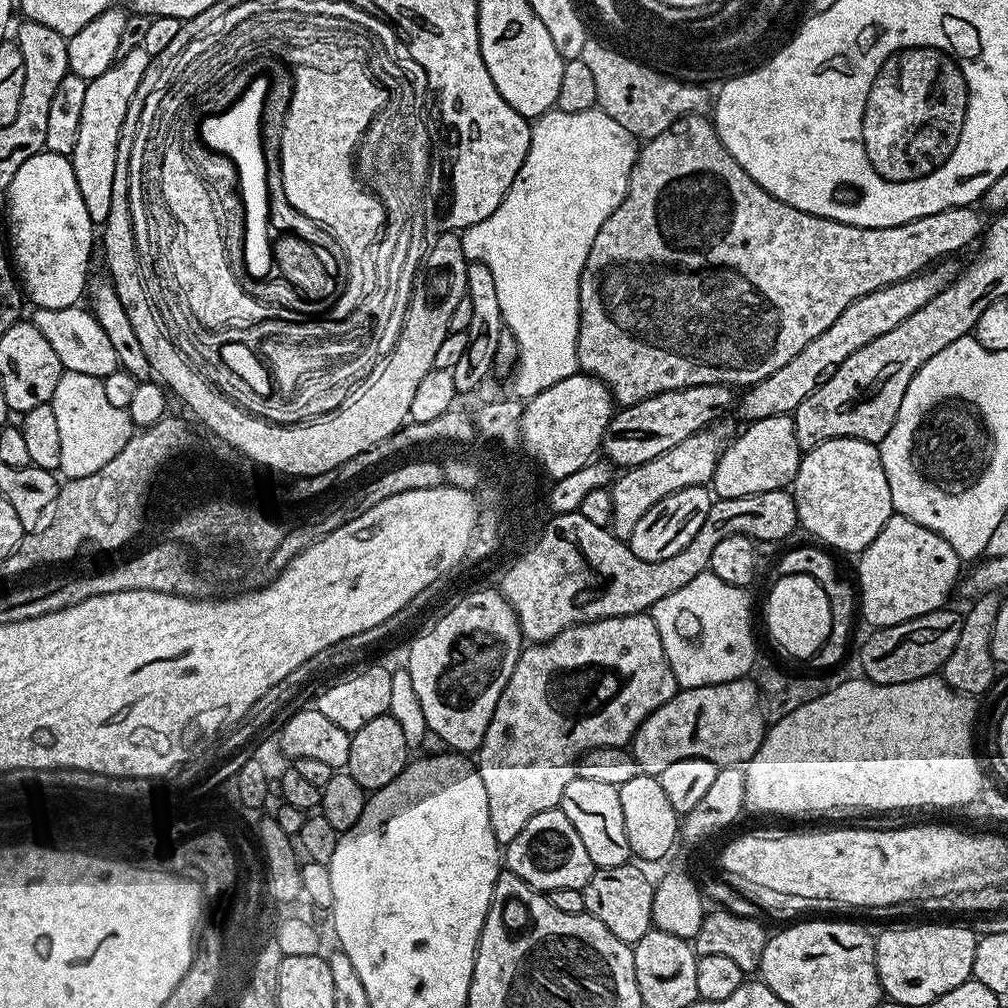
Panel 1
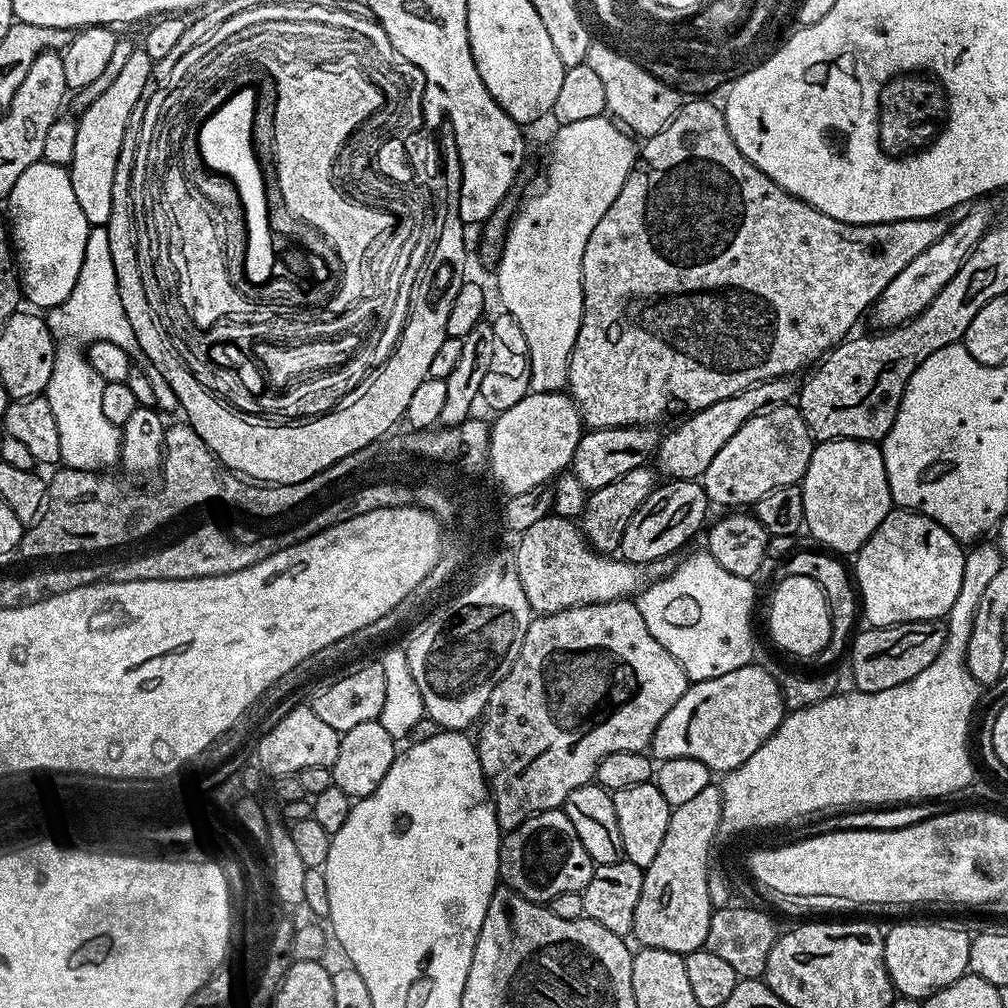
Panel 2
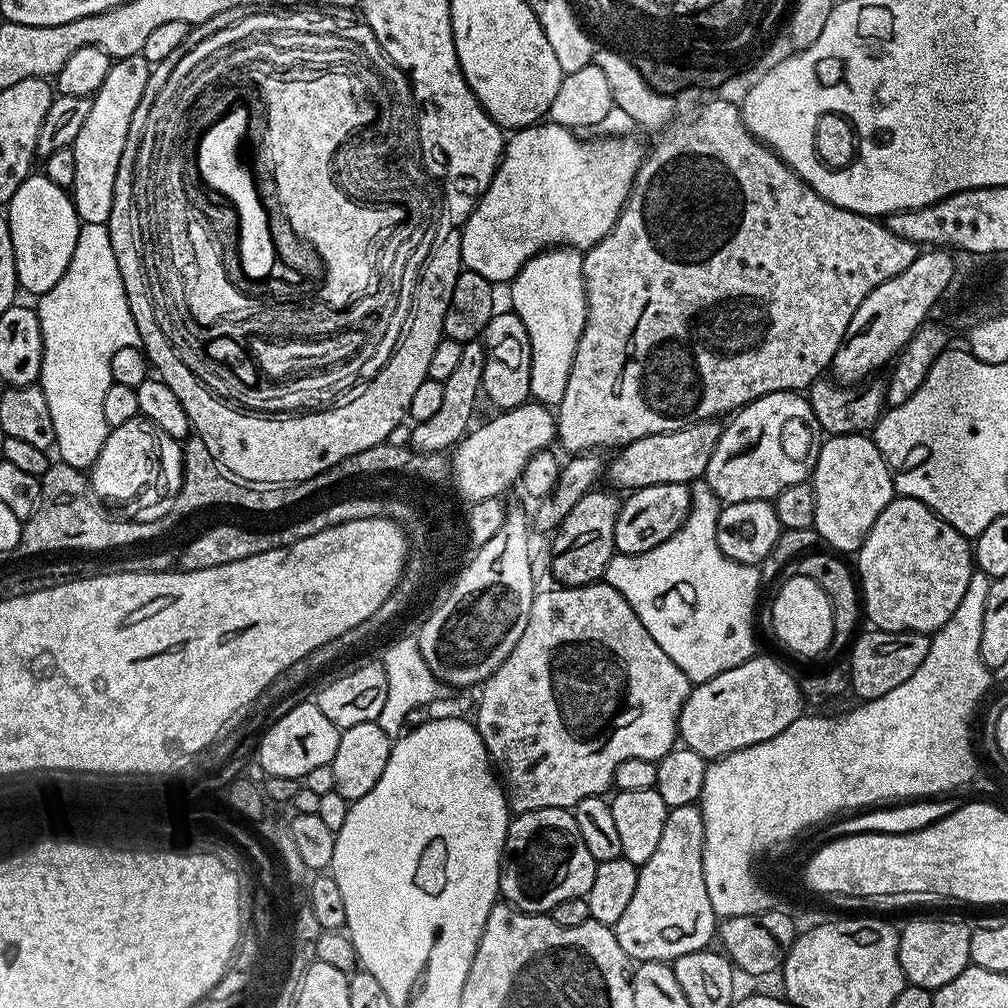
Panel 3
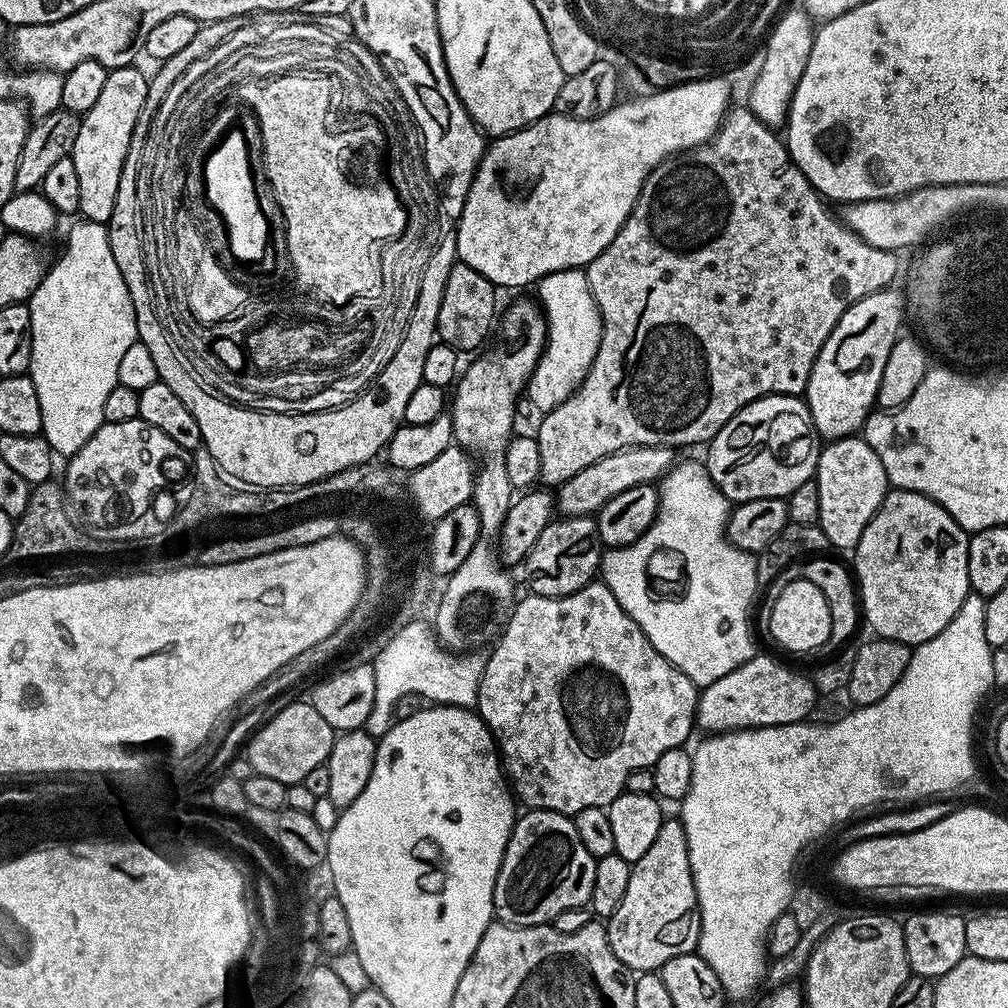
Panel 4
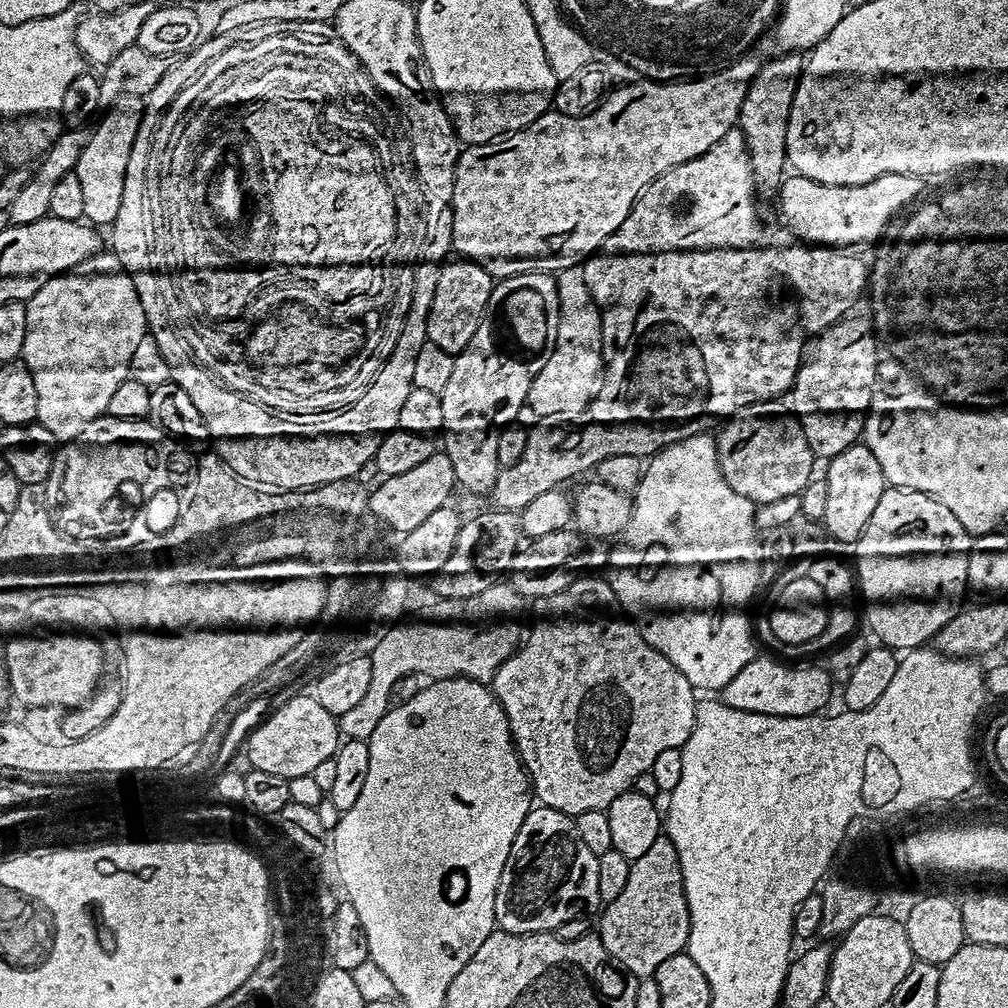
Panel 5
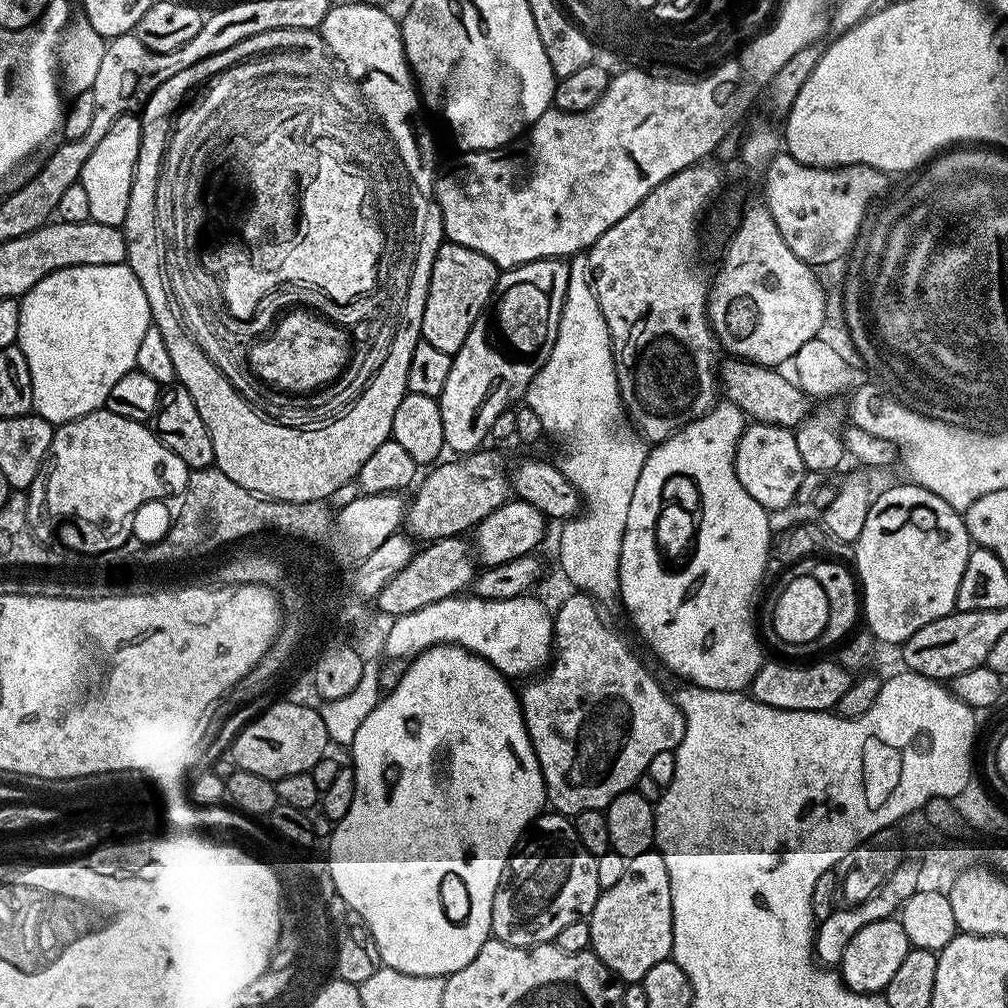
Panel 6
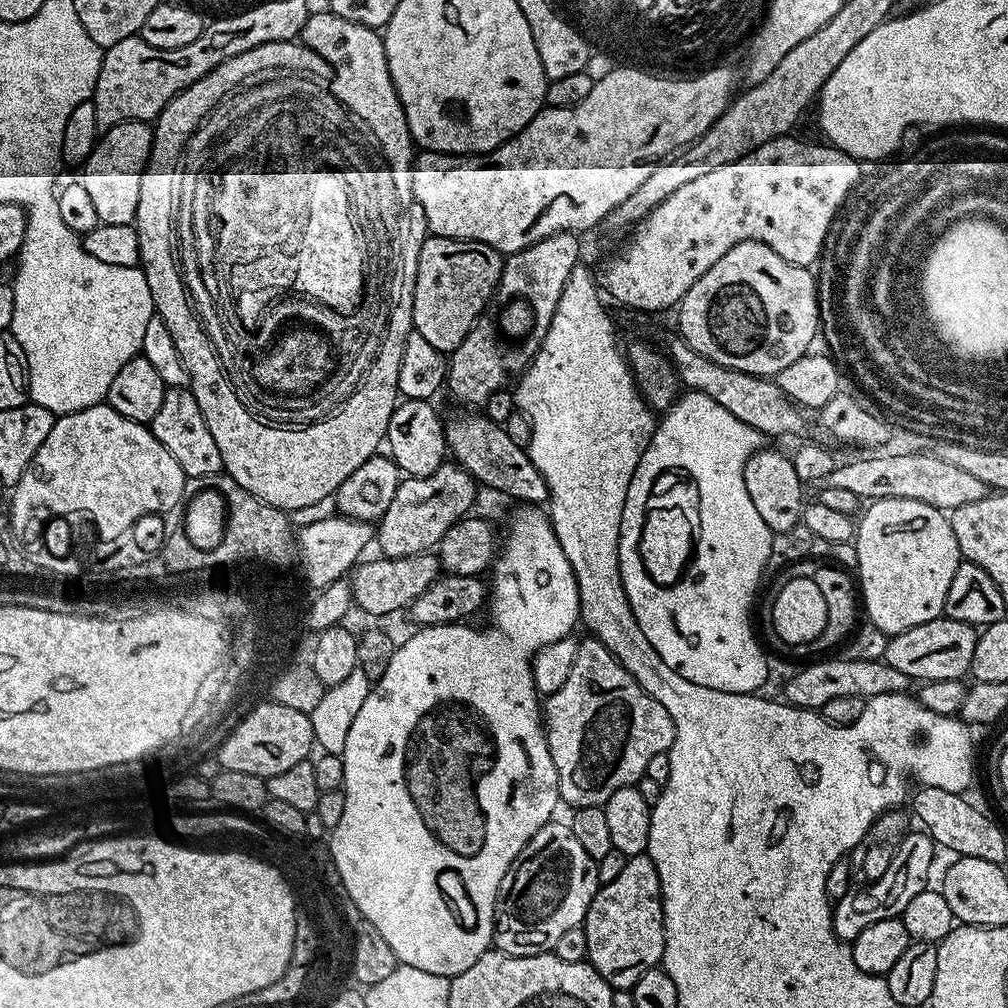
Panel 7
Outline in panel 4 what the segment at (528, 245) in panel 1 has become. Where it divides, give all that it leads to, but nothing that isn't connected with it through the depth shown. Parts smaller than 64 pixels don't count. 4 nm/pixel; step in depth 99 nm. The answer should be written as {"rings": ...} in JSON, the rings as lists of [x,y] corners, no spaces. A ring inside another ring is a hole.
{"rings":[[[579,268],[562,270],[543,276],[535,285],[535,295],[548,321],[548,344],[540,355],[538,366],[533,370],[526,385],[526,399],[543,413],[554,410],[566,402],[586,378],[602,338],[600,311],[588,288],[588,273]]]}

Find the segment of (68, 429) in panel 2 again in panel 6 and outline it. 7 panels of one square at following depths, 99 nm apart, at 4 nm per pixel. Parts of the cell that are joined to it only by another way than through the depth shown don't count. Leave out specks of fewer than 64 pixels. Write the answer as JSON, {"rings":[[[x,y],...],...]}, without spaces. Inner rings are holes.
{"rings":[[[125,262],[114,266],[70,266],[63,268],[39,280],[25,296],[19,297],[19,302],[20,313],[18,314],[16,343],[19,344],[22,354],[26,354],[26,366],[30,366],[30,382],[34,390],[32,406],[35,415],[42,417],[53,426],[59,426],[71,420],[82,418],[91,412],[101,411],[107,405],[110,390],[114,390],[118,378],[122,378],[122,374],[131,372],[136,368],[138,346],[142,343],[142,337],[146,334],[146,330],[153,327],[152,311],[146,302],[146,290],[142,290],[142,282],[138,282],[131,266]]]}

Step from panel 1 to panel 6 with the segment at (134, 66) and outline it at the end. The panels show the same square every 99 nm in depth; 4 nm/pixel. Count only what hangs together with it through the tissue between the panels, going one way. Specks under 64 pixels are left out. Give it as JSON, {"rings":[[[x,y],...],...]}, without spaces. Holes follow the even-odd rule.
{"rings":[[[139,115],[120,116],[110,131],[102,137],[102,142],[94,146],[90,158],[80,171],[78,183],[86,190],[90,201],[90,220],[102,222],[102,226],[121,227],[126,218],[126,206],[130,206],[130,190],[134,182],[134,166],[138,162],[138,148],[142,146],[144,121]]]}

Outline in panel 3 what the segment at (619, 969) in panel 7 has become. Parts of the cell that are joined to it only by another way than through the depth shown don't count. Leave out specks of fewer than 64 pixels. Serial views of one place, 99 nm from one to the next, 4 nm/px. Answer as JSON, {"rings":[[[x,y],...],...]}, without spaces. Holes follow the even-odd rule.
{"rings":[[[699,803],[668,809],[662,839],[654,854],[638,868],[638,886],[614,926],[618,946],[626,950],[629,961],[663,960],[671,962],[682,954],[702,952],[718,932],[718,917],[706,894],[702,870],[704,823]]]}

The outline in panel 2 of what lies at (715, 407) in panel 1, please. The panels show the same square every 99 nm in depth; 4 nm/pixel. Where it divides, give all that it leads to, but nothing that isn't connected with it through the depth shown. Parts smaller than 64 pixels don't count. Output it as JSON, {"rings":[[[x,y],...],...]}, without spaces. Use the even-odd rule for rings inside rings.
{"rings":[[[638,424],[629,428],[593,428],[585,431],[574,450],[571,475],[576,476],[589,493],[597,492],[602,486],[610,486],[610,482],[618,482],[622,474],[645,467],[655,457],[662,437],[656,431],[655,427]]]}

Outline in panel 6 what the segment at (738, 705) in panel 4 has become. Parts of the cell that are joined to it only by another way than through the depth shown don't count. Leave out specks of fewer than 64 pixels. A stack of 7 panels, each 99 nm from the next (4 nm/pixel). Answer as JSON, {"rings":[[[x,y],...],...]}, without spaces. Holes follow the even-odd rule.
{"rings":[[[816,658],[811,662],[788,664],[771,664],[771,662],[761,664],[758,674],[751,682],[750,695],[766,706],[774,706],[782,710],[827,713],[829,710],[835,709],[842,694],[846,694],[846,690],[850,690],[854,679],[853,673],[845,670],[832,658]]]}

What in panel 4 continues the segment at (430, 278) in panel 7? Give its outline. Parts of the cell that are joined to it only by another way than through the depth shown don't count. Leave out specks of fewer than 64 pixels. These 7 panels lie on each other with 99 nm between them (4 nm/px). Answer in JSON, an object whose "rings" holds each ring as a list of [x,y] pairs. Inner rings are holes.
{"rings":[[[457,261],[451,270],[449,281],[446,282],[445,297],[442,298],[441,309],[438,310],[438,326],[436,327],[439,341],[448,344],[461,354],[467,354],[480,347],[488,336],[488,332],[495,325],[498,308],[496,312],[496,295],[497,289],[494,284],[484,278],[482,274],[474,270],[473,267],[466,266],[464,263]]]}

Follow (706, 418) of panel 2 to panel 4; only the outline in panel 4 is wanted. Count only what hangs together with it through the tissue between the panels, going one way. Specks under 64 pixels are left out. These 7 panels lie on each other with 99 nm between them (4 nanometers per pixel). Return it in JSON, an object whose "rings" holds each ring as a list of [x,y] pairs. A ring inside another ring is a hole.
{"rings":[[[638,446],[606,454],[606,458],[598,458],[598,462],[586,466],[586,470],[574,474],[574,478],[559,485],[554,496],[555,507],[561,517],[592,516],[599,513],[600,508],[610,502],[610,498],[618,498],[622,490],[663,480],[677,460],[677,453],[663,446]]]}

